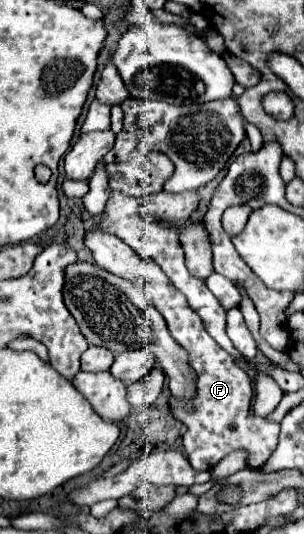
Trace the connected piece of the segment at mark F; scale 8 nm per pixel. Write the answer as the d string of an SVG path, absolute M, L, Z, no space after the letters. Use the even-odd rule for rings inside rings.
M87 229L85 245L91 249L93 259L99 267L113 275L129 279L131 283L147 291L147 295L155 301L159 313L165 317L171 337L189 353L189 365L197 371L197 395L189 403L181 403L173 397L169 401L173 415L187 425L183 447L189 457L189 463L199 471L211 471L217 461L221 461L229 451L247 449L249 465L263 465L263 459L271 457L279 443L279 423L269 423L267 419L255 417L251 413L251 379L241 367L237 367L237 363L227 351L221 351L221 347L213 343L205 327L201 327L201 319L197 319L197 313L189 309L185 295L181 295L181 291L177 291L169 283L165 273L155 263L141 259L129 245L121 243L121 239L117 239L115 235L105 235L97 229Z

